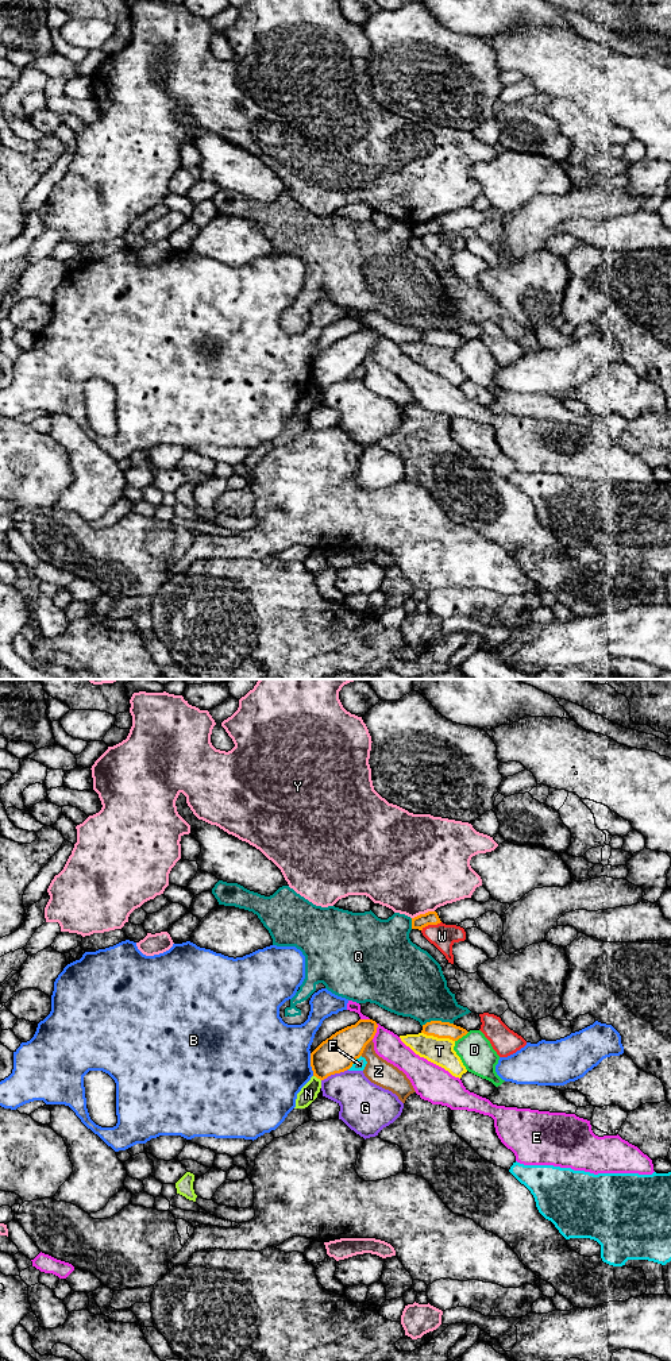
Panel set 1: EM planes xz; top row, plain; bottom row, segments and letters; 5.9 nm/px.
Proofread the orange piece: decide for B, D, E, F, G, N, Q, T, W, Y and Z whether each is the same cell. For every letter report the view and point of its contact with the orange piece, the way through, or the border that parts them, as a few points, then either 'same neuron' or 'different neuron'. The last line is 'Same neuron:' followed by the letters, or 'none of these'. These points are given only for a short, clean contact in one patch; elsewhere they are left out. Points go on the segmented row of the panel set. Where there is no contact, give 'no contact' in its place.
B: contact xz (311, 1064); different neuron
D: contact xz (462, 1036); different neuron
E: contact xz (376, 1032); border xz (377, 1024), (377, 1032), (371, 1038); different neuron
F: contact xz (354, 1061); border xz (361, 1055), (349, 1070); different neuron
G: contact xz (334, 1074); border xz (347, 1068), (331, 1074), (321, 1080); different neuron
N: contact xz (317, 1078); border xz (313, 1075), (320, 1080); different neuron
Q: contact xz (436, 1021); different neuron
T: contact xz (438, 1037); different neuron
W: contact xz (431, 924); different neuron
Y: contact xz (423, 914); border xz (434, 910), (420, 913), (412, 918); different neuron
Z: contact xz (365, 1047); different neuron
Same neuron: none of these

